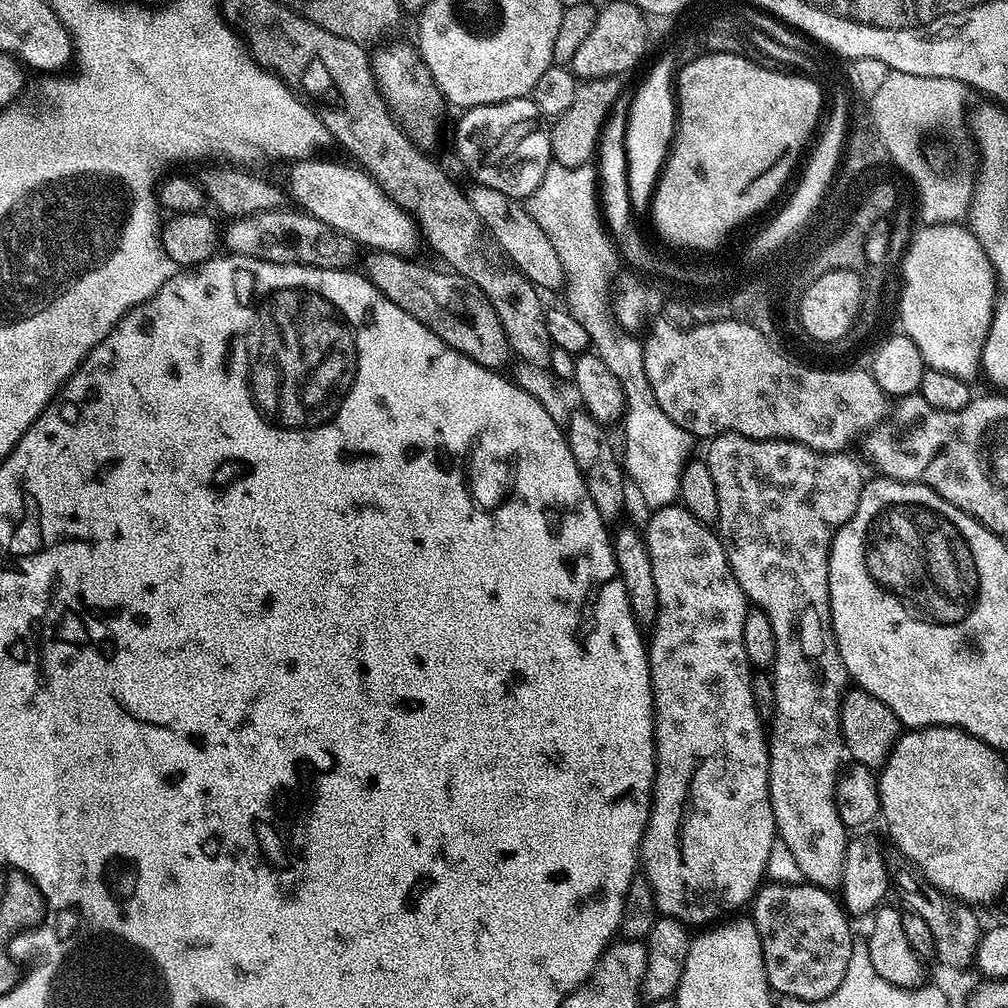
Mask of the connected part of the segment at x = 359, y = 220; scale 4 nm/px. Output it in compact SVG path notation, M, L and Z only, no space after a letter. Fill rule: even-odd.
M316 159L298 160L289 167L292 169L288 172L288 192L296 199L297 209L309 212L314 218L326 222L326 226L334 226L334 230L346 234L357 245L364 247L365 244L365 249L411 253L415 235L409 217L364 168Z

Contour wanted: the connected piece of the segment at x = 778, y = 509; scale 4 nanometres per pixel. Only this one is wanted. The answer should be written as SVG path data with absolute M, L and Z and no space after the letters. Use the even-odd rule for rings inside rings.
M724 432L721 436L711 437L707 441L706 459L710 466L710 474L714 478L714 486L718 490L718 518L715 527L724 544L728 561L732 567L738 586L742 586L744 595L755 607L761 608L770 618L770 626L774 626L776 639L776 662L774 665L774 683L777 694L776 716L770 721L768 741L768 789L770 802L774 810L774 822L778 838L790 846L790 852L798 861L807 883L827 890L839 889L842 878L842 862L846 858L846 846L850 839L849 829L844 827L842 818L838 818L836 805L836 781L842 771L840 763L846 760L844 739L840 729L840 699L850 684L846 666L842 662L842 654L838 650L836 635L832 629L832 603L828 589L828 556L832 552L834 530L851 518L854 510L858 510L858 502L862 498L862 490L866 483L866 475L856 460L851 460L844 452L819 452L799 444L793 440L755 440L737 432Z

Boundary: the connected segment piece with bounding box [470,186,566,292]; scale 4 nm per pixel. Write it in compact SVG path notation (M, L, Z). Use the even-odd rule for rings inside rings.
M479 186L473 189L473 192L470 192L472 209L484 223L484 229L492 235L492 240L498 242L498 246L504 251L508 263L514 265L528 281L543 291L556 290L559 287L561 289L566 282L561 258L551 245L546 232L538 222L534 222L531 211L519 199L498 190Z

